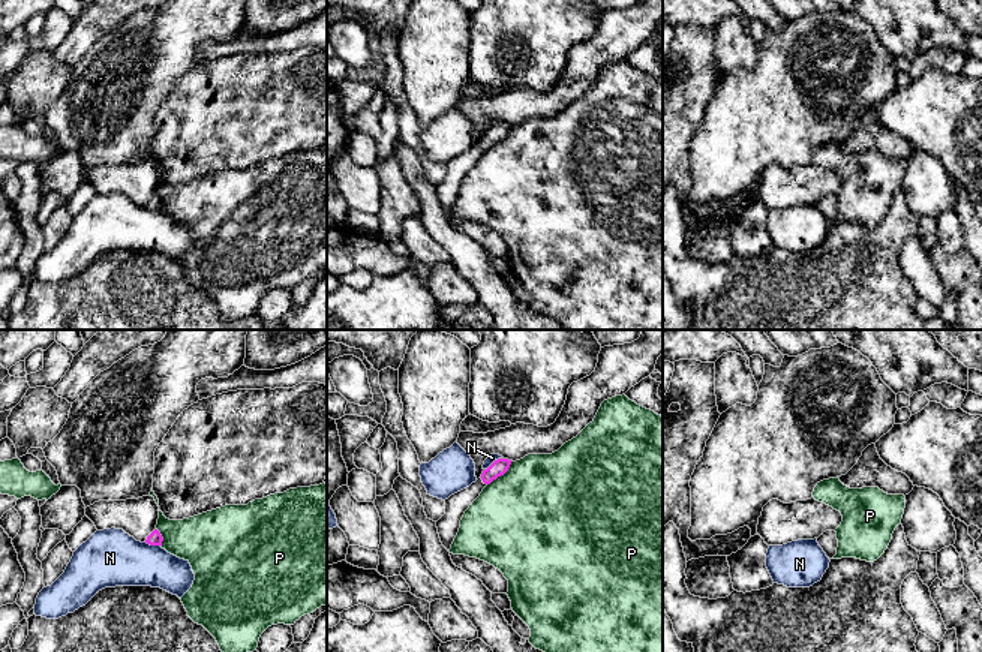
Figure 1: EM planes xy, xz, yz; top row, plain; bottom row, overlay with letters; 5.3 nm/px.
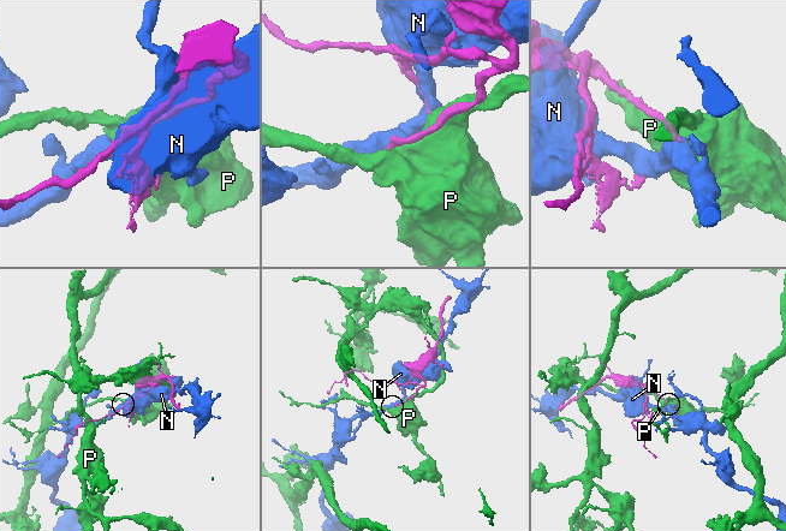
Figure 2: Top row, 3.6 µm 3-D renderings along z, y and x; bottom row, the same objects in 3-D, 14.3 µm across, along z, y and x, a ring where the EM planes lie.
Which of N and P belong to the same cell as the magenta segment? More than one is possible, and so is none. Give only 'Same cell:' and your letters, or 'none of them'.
Same cell: none of them

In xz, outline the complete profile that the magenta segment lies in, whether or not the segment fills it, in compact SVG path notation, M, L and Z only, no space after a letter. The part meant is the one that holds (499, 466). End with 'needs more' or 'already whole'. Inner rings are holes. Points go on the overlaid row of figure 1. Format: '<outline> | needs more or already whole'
M508 459L495 460L483 471L481 477L475 483L445 499L445 514L436 522L436 528L441 543L448 552L459 532L460 520L465 511L480 496L487 484L508 471L510 465L511 460Z | needs more

